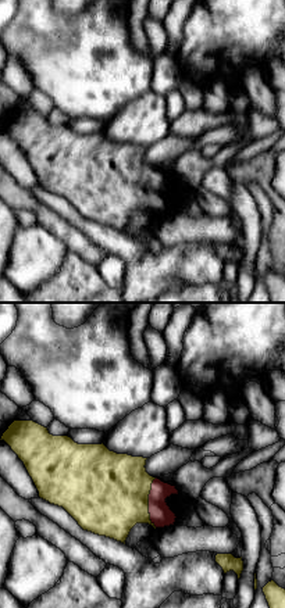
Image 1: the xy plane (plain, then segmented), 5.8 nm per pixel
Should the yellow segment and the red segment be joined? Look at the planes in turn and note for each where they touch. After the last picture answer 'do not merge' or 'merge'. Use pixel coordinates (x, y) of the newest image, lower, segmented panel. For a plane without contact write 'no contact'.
contact (148, 503)

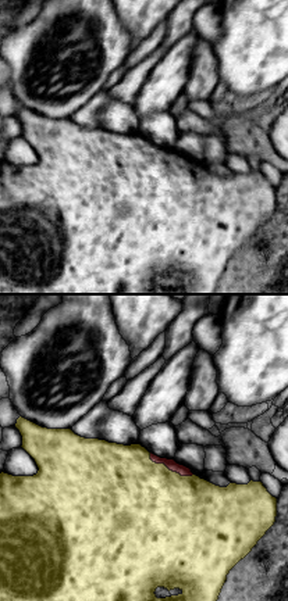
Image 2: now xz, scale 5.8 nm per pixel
contact (167, 468)

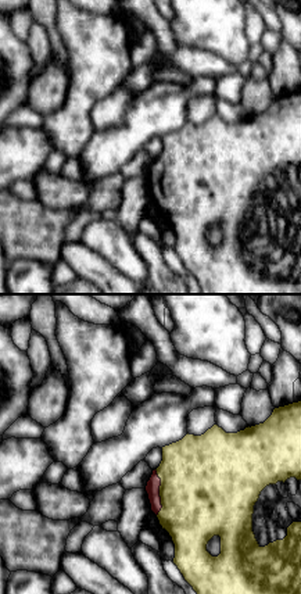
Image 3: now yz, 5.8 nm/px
contact (160, 493)

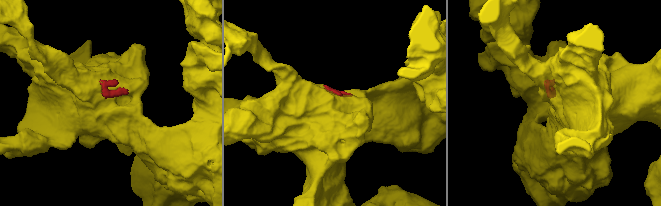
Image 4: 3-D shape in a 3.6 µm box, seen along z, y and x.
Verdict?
merge

